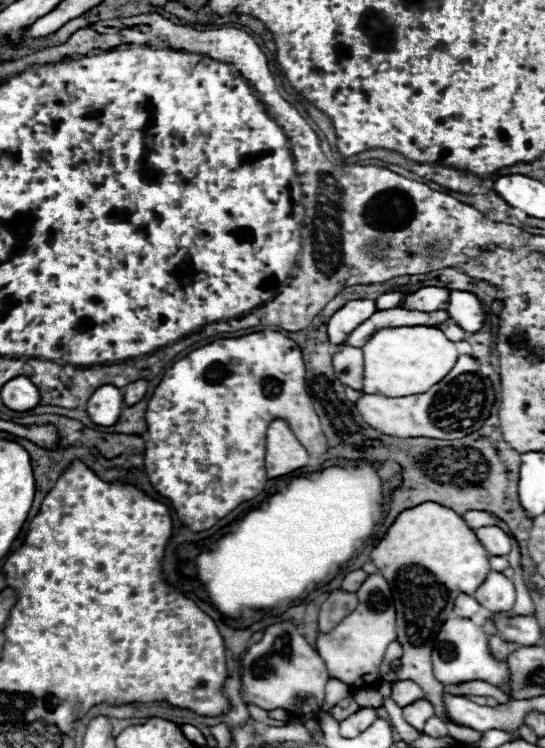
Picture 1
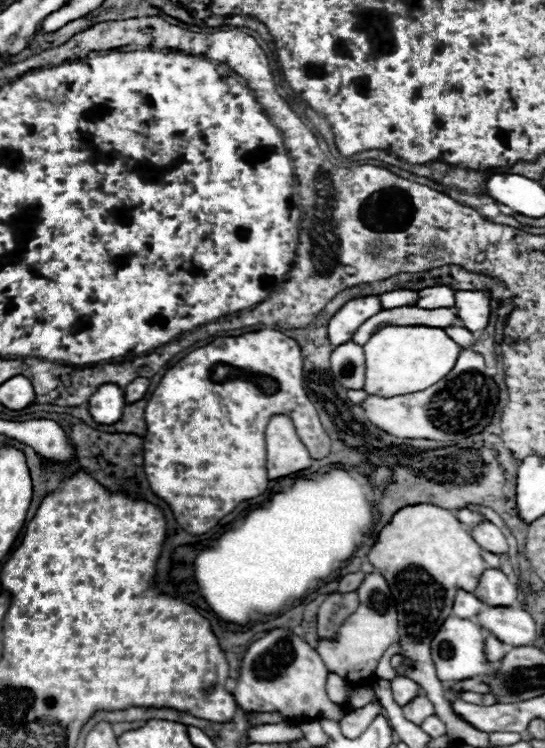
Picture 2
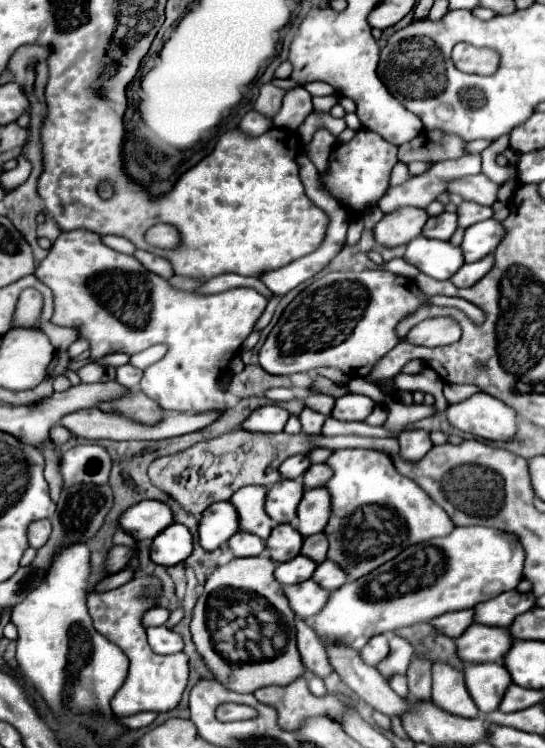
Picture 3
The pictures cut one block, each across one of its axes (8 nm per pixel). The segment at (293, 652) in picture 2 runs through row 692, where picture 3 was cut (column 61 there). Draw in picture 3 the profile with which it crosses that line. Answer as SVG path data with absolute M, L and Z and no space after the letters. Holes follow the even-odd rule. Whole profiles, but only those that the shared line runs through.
M74 230L62 232L52 244L48 256L38 264L34 276L44 282L54 294L54 316L52 322L66 328L76 328L80 338L88 340L92 358L102 358L112 352L138 354L154 344L166 344L168 354L148 366L140 381L140 388L152 400L162 404L164 410L202 414L202 412L224 412L228 410L226 390L218 384L218 372L228 366L232 356L240 350L242 342L252 334L254 324L262 316L268 300L252 288L232 288L218 294L196 294L184 292L170 286L168 280L144 270L144 266L134 258L120 254L102 244L96 232Z

